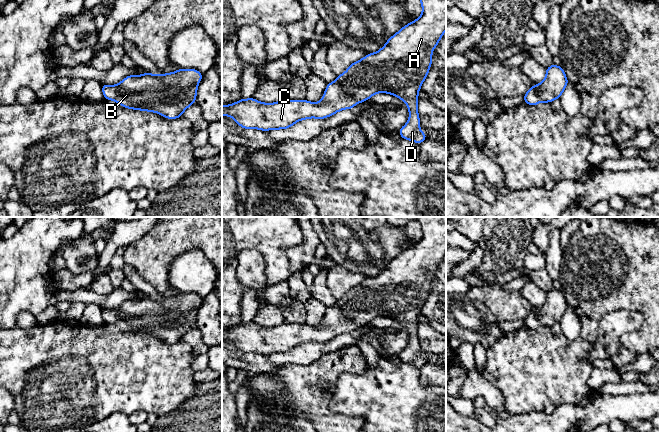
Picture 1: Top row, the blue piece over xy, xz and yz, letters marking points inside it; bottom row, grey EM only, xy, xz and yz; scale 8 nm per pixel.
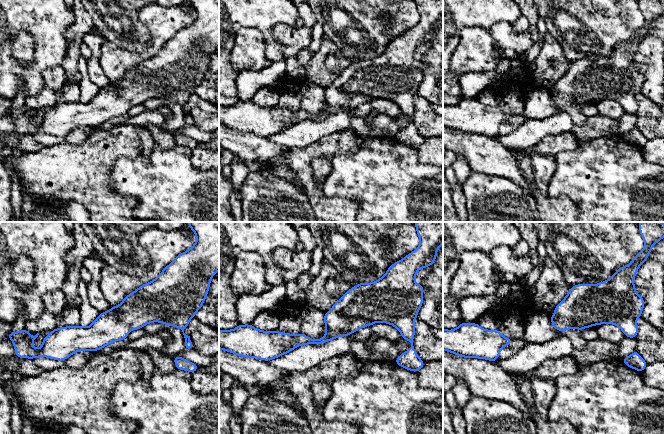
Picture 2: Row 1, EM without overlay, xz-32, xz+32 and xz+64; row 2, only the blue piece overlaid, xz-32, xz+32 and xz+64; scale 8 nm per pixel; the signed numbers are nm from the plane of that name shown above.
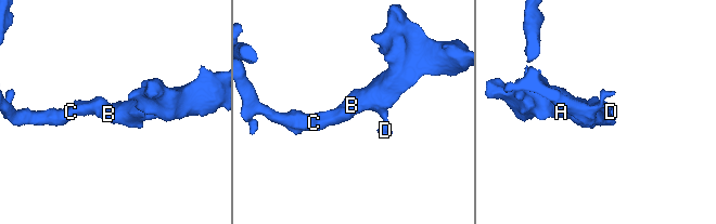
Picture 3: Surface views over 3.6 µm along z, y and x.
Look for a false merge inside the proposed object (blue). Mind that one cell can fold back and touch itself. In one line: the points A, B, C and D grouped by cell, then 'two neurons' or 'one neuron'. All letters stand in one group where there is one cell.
A B C D; one neuron

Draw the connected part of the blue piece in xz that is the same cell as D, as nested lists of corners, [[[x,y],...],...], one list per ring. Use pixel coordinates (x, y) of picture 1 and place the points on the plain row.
[[[417,217],[422,229],[421,240],[391,260],[377,276],[353,286],[336,304],[327,308],[323,322],[316,327],[307,324],[281,324],[262,327],[253,321],[222,329],[222,339],[233,342],[244,353],[288,353],[300,344],[325,343],[333,338],[352,333],[376,317],[388,317],[401,323],[409,334],[408,346],[399,353],[402,363],[421,368],[427,359],[419,354],[418,317],[432,288],[432,276],[446,255],[446,217]]]

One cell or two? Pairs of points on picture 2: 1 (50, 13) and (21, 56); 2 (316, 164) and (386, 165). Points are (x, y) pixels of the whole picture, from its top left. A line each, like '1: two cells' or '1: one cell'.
1: two cells
2: two cells

